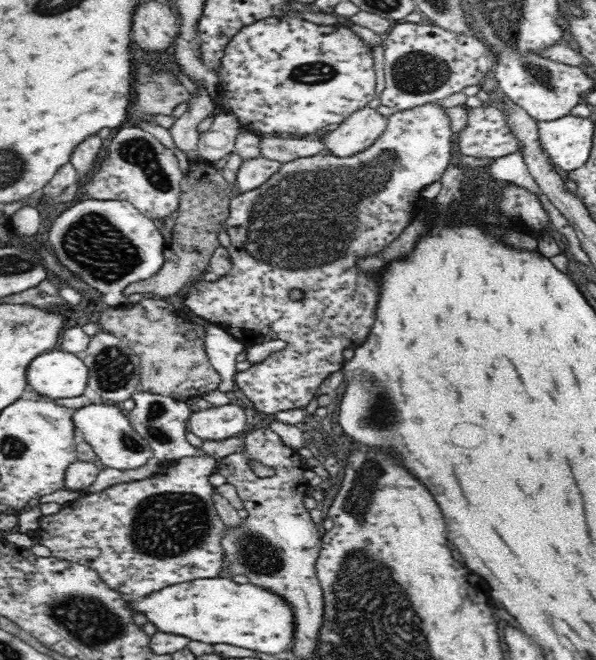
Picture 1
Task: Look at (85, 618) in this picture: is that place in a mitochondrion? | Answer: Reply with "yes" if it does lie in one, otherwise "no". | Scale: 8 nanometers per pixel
yes

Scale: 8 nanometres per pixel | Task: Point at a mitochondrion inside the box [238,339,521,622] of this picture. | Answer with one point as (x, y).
(377, 413)

